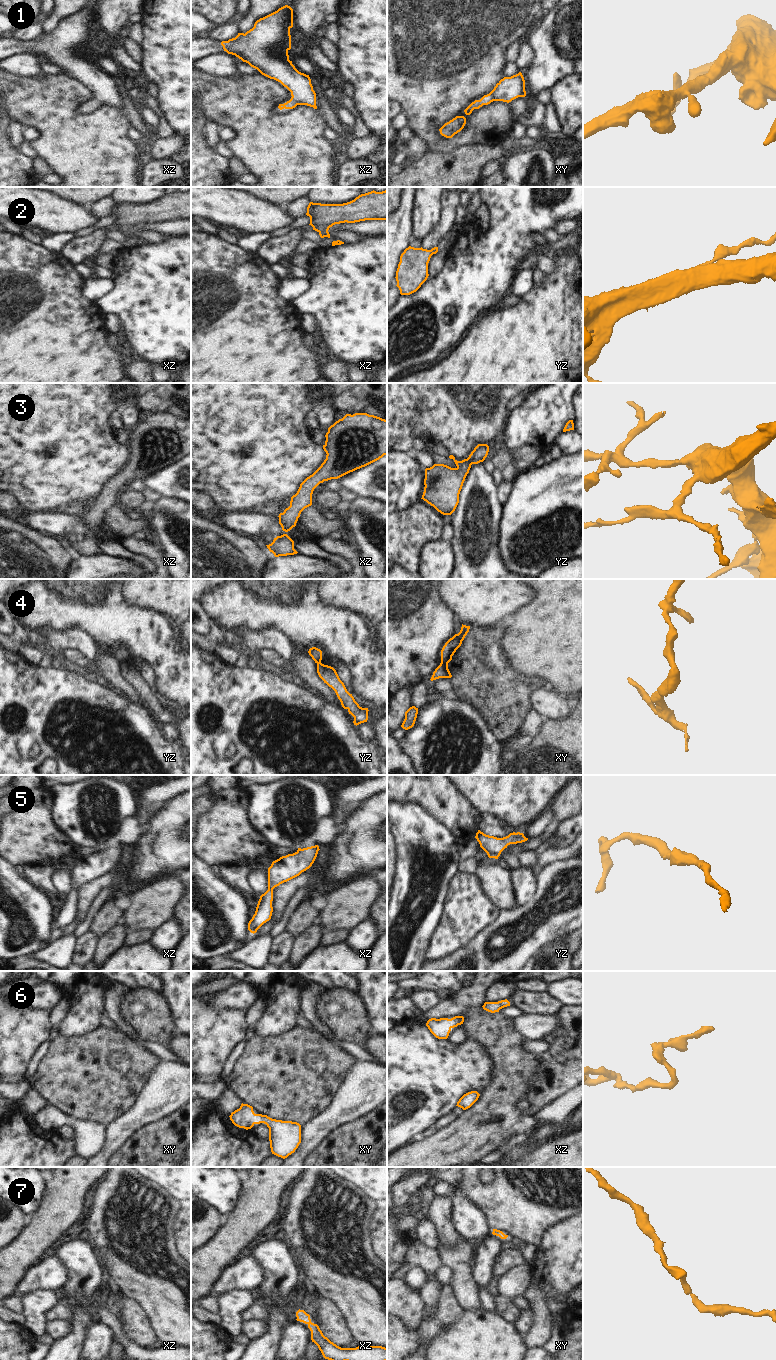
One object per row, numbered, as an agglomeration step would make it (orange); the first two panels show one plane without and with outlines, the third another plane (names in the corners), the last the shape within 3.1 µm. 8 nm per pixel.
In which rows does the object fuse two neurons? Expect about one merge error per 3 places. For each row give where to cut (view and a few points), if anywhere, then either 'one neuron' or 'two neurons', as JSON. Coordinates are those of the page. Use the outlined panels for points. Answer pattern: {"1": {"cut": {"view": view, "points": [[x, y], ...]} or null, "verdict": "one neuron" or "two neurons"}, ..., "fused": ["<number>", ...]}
{"1": {"cut": null, "verdict": "one neuron"}, "2": {"cut": null, "verdict": "one neuron"}, "3": {"cut": null, "verdict": "one neuron"}, "4": {"cut": {"view": "xy", "points": [[441, 661], [447, 664]]}, "verdict": "two neurons"}, "5": {"cut": null, "verdict": "one neuron"}, "6": {"cut": null, "verdict": "one neuron"}, "7": {"cut": null, "verdict": "one neuron"}, "fused": ["4"]}

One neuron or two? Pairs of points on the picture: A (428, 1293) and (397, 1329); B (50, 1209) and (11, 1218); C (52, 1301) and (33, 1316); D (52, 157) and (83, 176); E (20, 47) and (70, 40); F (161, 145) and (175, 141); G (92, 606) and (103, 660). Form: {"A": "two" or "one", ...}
{"A": "two", "B": "two", "C": "one", "D": "one", "E": "one", "F": "one", "G": "two"}

